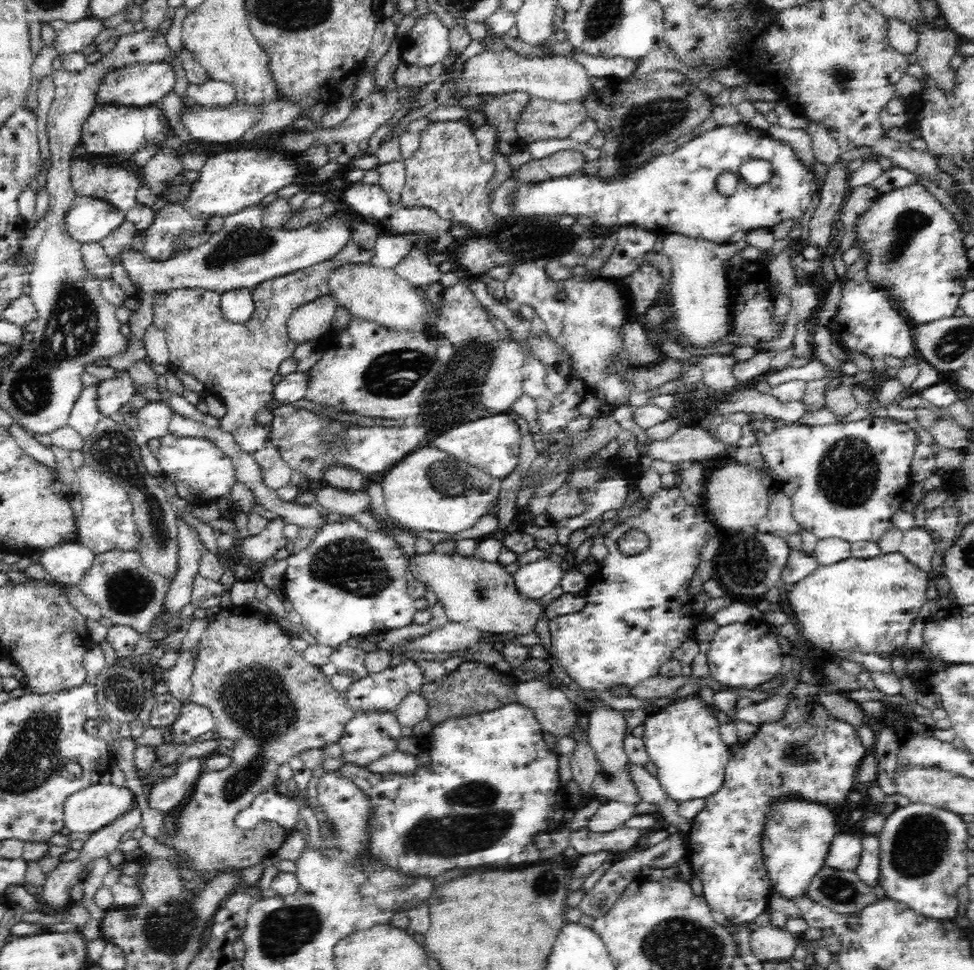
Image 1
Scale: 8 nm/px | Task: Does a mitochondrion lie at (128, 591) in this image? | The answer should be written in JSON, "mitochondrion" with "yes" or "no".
{"mitochondrion":"yes"}

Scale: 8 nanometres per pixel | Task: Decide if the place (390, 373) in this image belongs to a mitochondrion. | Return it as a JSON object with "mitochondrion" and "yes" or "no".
{"mitochondrion":"yes"}

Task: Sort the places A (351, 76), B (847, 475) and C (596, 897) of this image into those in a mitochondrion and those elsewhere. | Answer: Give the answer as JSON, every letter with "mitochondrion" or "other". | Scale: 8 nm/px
{"A":"other","B":"mitochondrion","C":"other"}

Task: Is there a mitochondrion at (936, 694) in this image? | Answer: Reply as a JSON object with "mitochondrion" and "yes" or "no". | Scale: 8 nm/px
{"mitochondrion":"no"}

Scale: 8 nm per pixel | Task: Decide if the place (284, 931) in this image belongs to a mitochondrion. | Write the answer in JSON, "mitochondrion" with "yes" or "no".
{"mitochondrion":"yes"}

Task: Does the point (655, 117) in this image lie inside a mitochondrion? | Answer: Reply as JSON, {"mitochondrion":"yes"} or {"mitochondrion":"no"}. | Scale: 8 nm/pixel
{"mitochondrion":"yes"}

